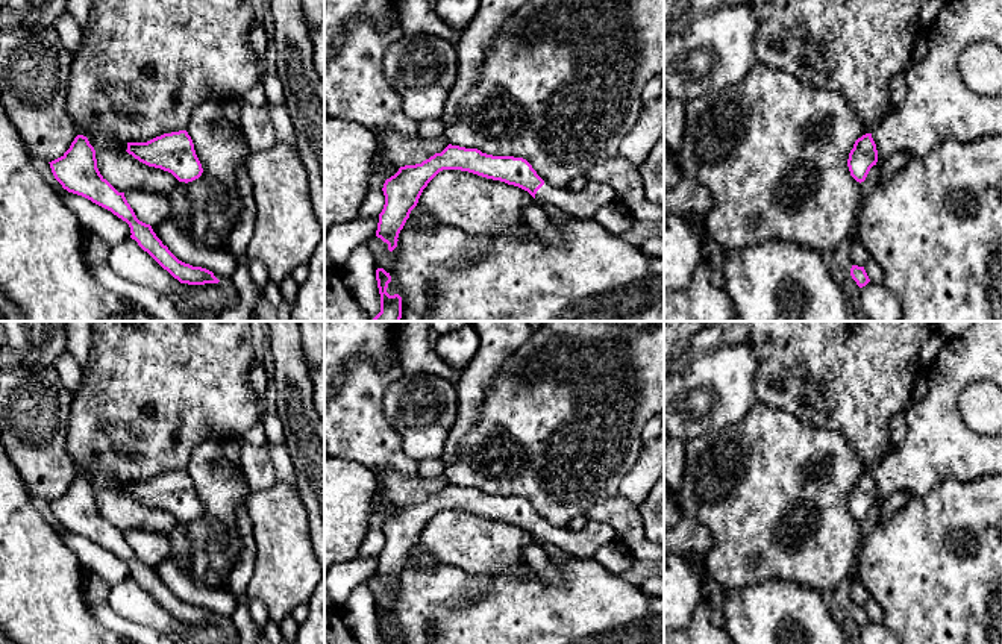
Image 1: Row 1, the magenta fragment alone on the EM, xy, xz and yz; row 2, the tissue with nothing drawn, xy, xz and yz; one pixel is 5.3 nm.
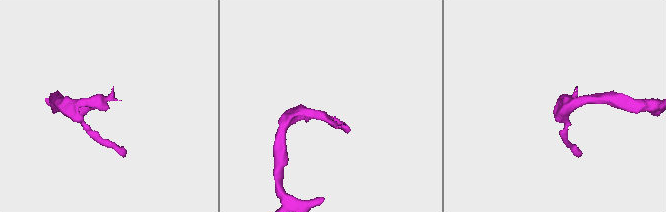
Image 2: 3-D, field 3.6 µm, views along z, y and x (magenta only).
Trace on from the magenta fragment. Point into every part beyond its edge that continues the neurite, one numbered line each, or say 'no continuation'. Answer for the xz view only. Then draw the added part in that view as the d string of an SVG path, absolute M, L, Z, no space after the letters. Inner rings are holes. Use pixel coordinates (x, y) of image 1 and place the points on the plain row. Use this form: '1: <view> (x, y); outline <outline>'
1: xz (584, 543); outline M588 520L581 530L544 523L535 533L537 542L556 547L568 556L591 558L615 539L615 530L605 521Z

